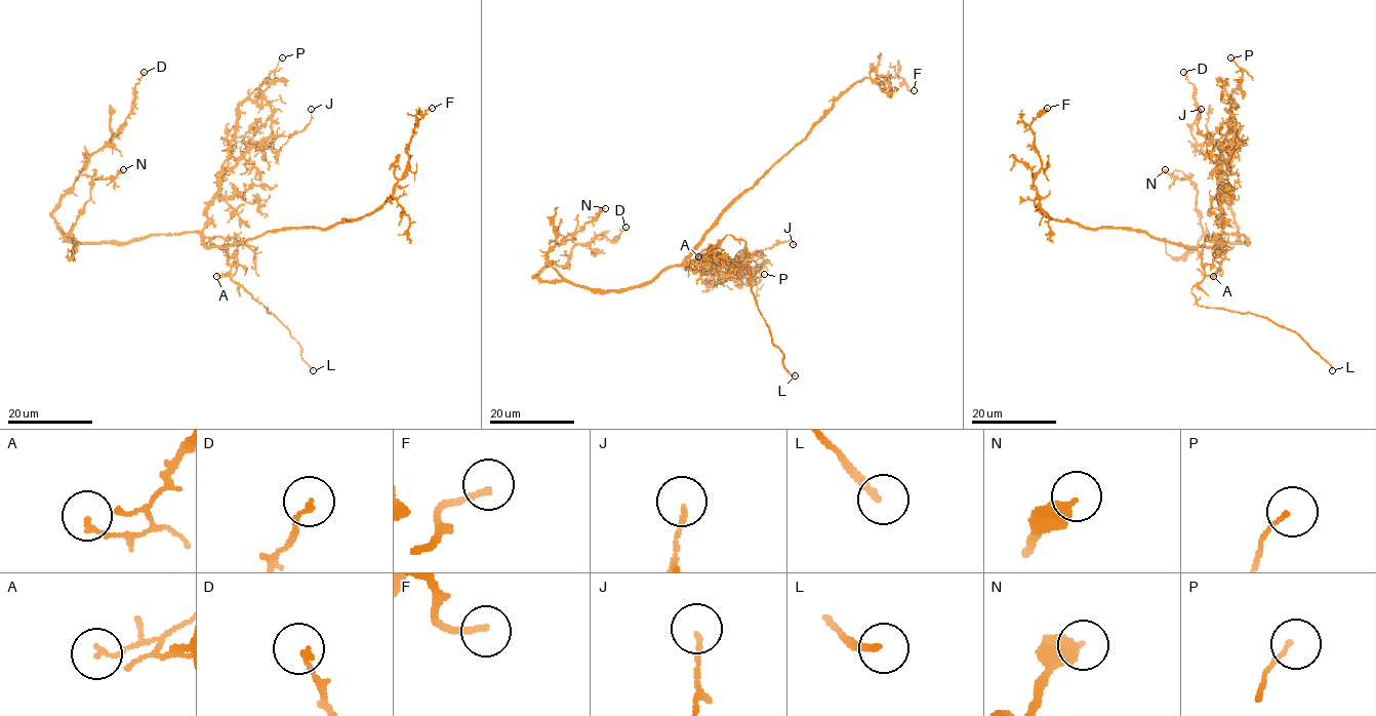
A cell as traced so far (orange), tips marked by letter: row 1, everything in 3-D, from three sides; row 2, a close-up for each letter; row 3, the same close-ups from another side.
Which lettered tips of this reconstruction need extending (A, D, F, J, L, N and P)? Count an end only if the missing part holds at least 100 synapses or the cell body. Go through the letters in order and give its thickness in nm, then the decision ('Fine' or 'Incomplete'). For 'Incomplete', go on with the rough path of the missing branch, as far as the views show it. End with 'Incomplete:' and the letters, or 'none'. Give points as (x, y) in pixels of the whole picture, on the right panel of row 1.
A: Thickness 130 nm. Fine
D: Thickness 160 nm. Fine
F: Thickness 170 nm. Fine
J: Thickness 130 nm. Fine
L: Thickness 200 nm. Incomplete
N: Thickness 480 nm. Fine
P: Thickness 100 nm. Fine
Incomplete: L

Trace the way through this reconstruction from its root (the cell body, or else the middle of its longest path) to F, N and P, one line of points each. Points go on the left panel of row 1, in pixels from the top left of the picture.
F: (205, 245), (232, 246), (291, 228), (331, 228), (368, 215), (403, 176), (415, 122), (432, 108)
N: (205, 245), (196, 233), (71, 242), (66, 237), (90, 199), (91, 184), (113, 178), (123, 169)
P: (205, 245), (203, 230), (207, 208), (217, 190), (217, 175), (229, 155), (237, 108), (282, 57)

